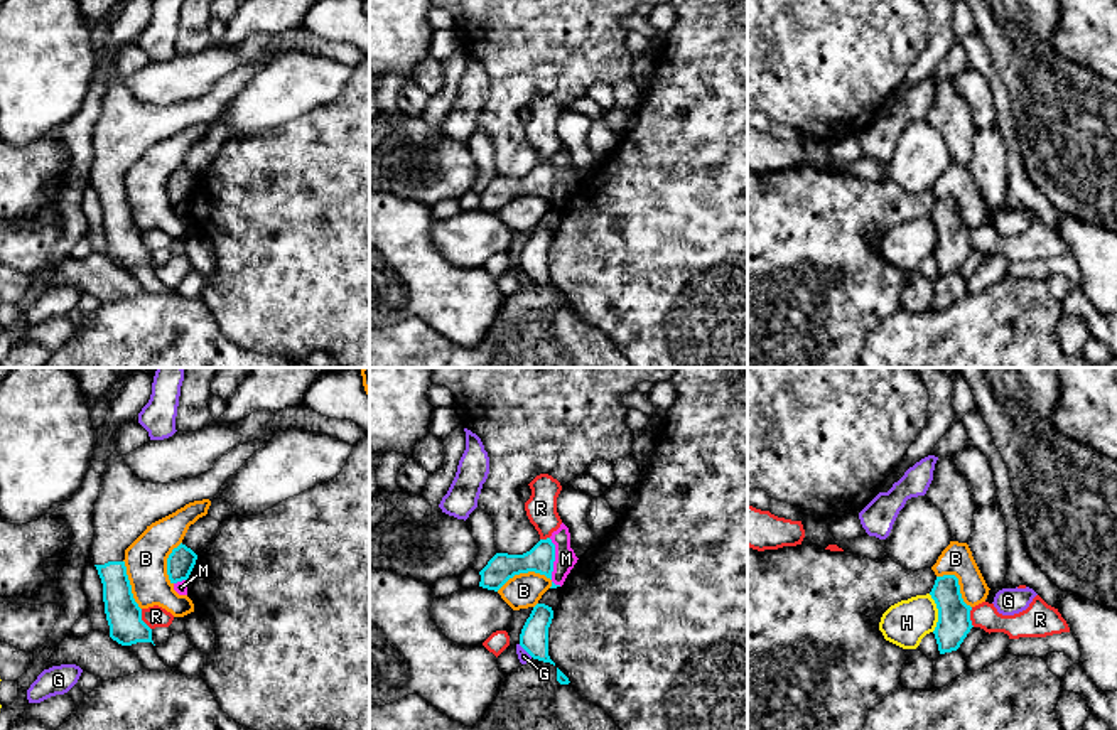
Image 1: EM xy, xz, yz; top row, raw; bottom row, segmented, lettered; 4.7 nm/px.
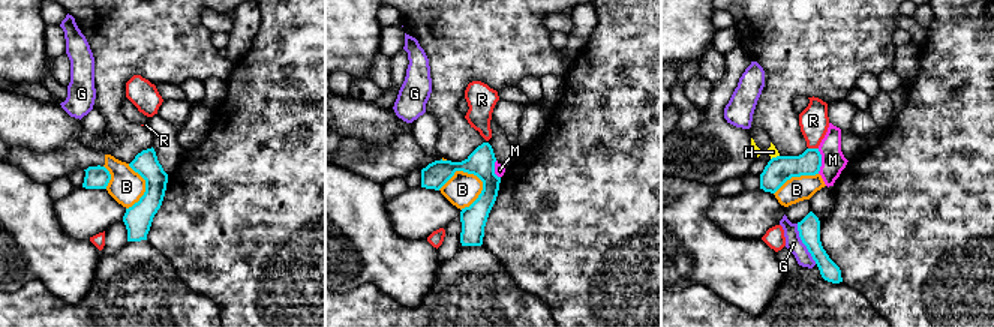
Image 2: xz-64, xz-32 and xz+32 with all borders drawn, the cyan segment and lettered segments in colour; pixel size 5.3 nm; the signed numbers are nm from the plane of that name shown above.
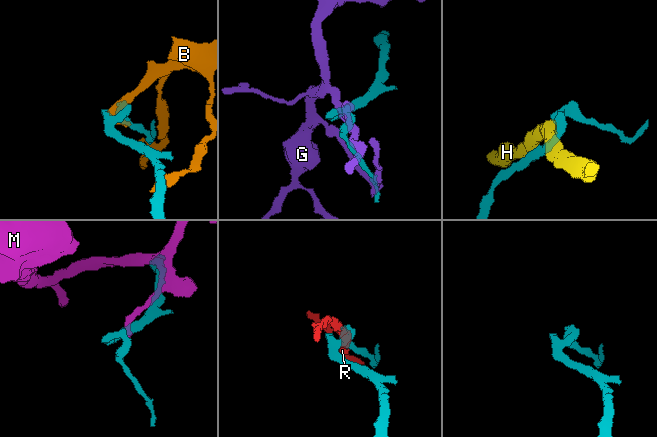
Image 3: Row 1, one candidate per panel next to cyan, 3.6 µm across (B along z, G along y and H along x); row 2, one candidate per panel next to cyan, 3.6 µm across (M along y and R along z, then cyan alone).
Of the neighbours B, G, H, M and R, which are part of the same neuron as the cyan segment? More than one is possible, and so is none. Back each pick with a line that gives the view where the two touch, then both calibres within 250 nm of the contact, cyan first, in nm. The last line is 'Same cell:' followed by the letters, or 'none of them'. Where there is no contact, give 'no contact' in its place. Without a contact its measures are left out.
Same cell: none of them

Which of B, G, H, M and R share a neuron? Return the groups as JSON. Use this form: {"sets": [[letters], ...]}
{"sets": [["B"], ["G"], ["H"], ["M"], ["R"]]}

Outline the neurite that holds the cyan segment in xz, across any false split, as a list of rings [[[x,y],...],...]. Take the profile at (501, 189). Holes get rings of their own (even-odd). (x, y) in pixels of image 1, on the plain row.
[[[550,160],[540,162],[523,177],[496,175],[479,194],[479,209],[498,214],[510,201],[535,194],[552,202],[555,167]]]

